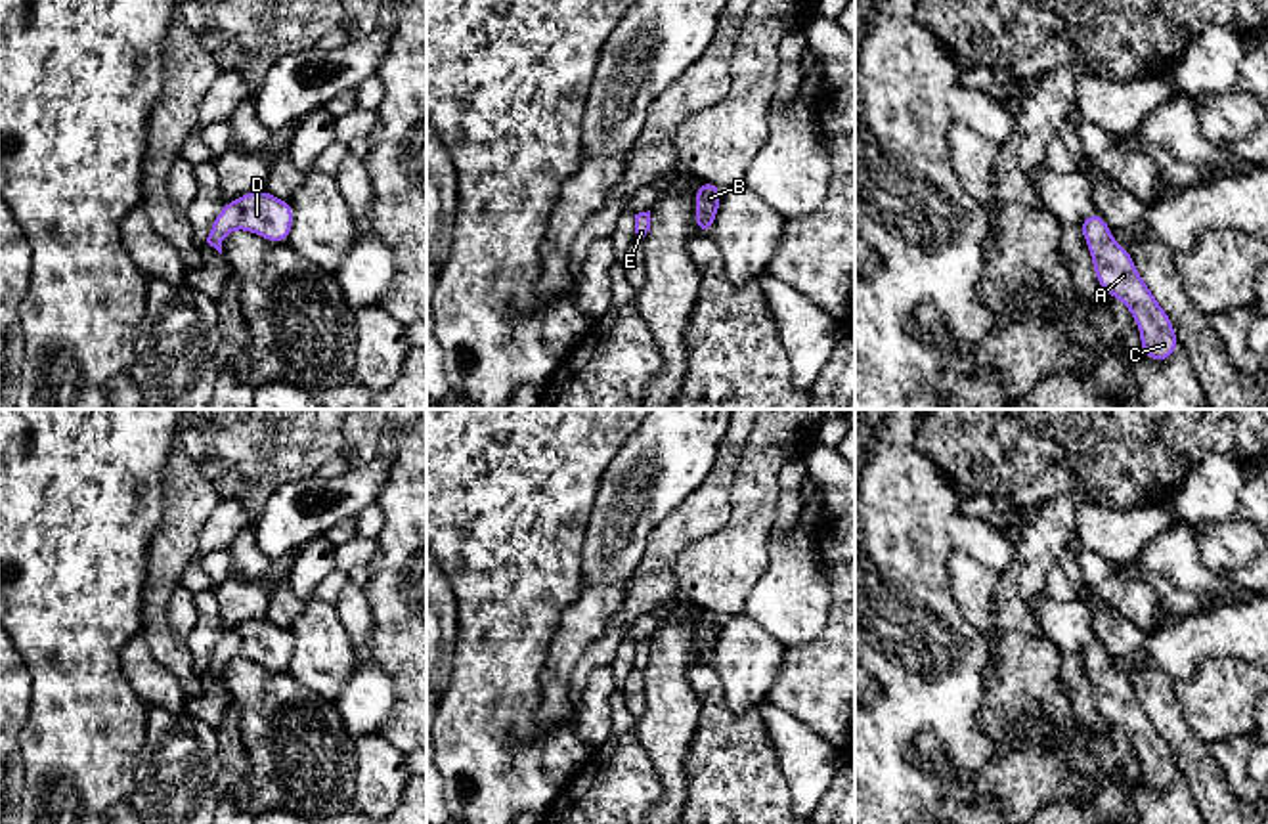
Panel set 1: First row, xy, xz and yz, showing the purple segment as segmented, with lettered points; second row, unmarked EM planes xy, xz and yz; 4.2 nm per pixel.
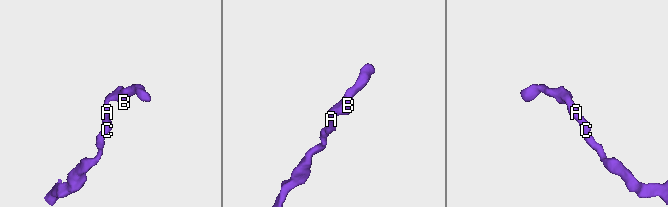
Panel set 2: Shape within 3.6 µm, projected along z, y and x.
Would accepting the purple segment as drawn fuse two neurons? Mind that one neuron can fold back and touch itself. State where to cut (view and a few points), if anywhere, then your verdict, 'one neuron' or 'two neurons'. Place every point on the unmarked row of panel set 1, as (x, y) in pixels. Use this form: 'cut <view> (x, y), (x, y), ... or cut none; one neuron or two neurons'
cut none; one neuron

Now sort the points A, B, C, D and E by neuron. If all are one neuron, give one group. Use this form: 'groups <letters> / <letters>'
groups A B C D E

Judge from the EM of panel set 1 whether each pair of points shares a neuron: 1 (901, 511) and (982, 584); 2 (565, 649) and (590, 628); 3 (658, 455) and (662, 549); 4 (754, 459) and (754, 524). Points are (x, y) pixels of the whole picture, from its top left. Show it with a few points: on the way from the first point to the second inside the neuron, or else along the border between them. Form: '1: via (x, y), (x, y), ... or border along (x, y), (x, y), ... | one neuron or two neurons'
1: border along (993, 570), (955, 551), (947, 564), (953, 597) | two neurons
2: via (570, 643), (584, 629) | one neuron
3: border along (693, 490), (649, 534), (639, 561) | two neurons
4: via (754, 475), (754, 509) | one neuron

